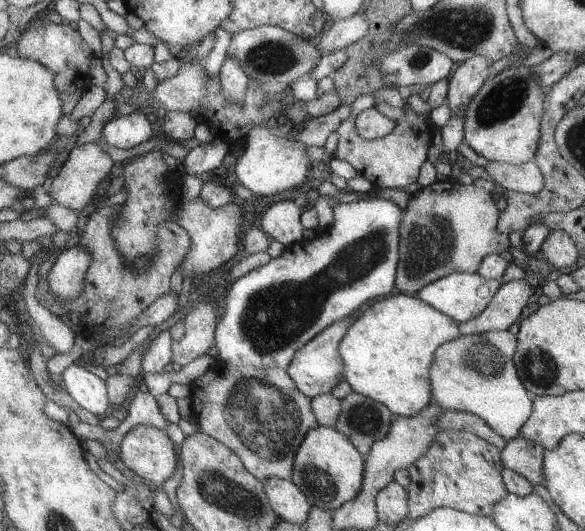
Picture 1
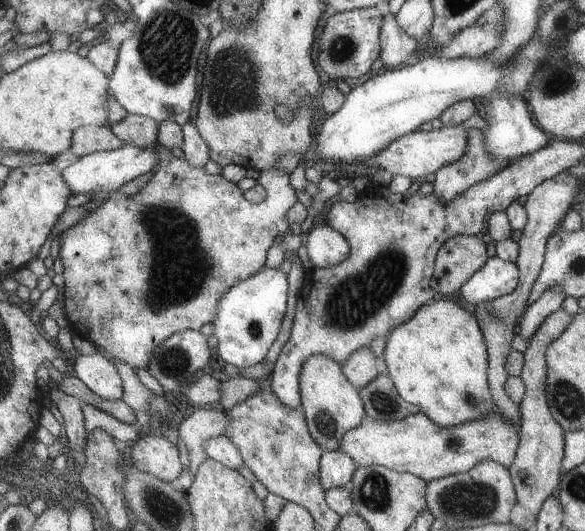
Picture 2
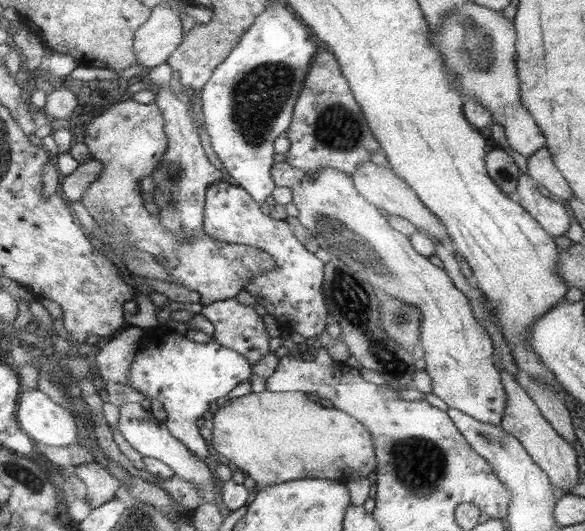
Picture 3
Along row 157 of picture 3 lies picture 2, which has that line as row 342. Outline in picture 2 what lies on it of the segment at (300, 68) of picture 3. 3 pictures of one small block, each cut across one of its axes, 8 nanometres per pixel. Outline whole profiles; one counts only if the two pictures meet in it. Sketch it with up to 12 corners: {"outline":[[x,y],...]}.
{"outline":[[261,268],[219,300],[215,354],[261,364],[277,340],[289,276]]}

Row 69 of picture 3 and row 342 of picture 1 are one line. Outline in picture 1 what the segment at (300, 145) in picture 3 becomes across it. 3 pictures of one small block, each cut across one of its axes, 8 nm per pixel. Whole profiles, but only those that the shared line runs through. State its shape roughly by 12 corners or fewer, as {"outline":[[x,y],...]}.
{"outline":[[355,320],[329,326],[297,352],[289,376],[311,400],[345,380],[339,356]]}

